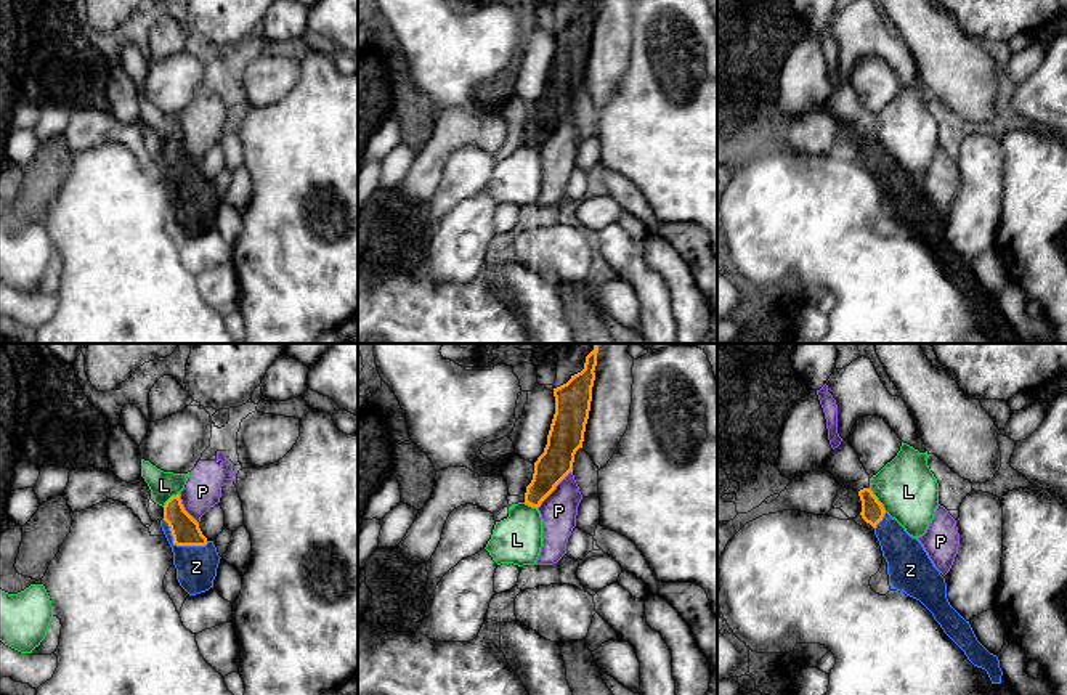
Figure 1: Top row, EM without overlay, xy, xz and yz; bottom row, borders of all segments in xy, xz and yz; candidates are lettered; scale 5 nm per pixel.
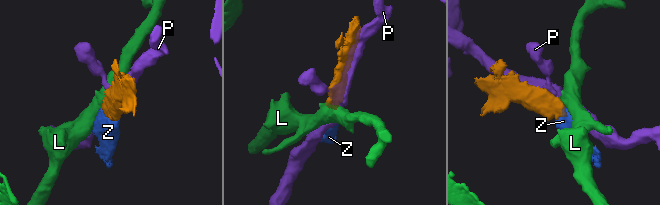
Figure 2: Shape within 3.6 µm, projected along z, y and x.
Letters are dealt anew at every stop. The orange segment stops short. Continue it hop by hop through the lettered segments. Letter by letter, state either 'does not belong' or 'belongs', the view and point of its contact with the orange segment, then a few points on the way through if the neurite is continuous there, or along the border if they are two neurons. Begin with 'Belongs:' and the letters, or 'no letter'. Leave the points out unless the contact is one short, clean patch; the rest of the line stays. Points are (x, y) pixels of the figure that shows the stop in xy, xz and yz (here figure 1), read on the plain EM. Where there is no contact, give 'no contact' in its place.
Belongs: Z
L: does not belong; meets orange in yz at (876, 140); border along yz (868, 129), (886, 151)
P: does not belong; meets orange in xz at (554, 129)
Z: belongs; meets orange in xy at (180, 185); runs through xy (185, 170), (180, 185), (196, 201), (196, 207)

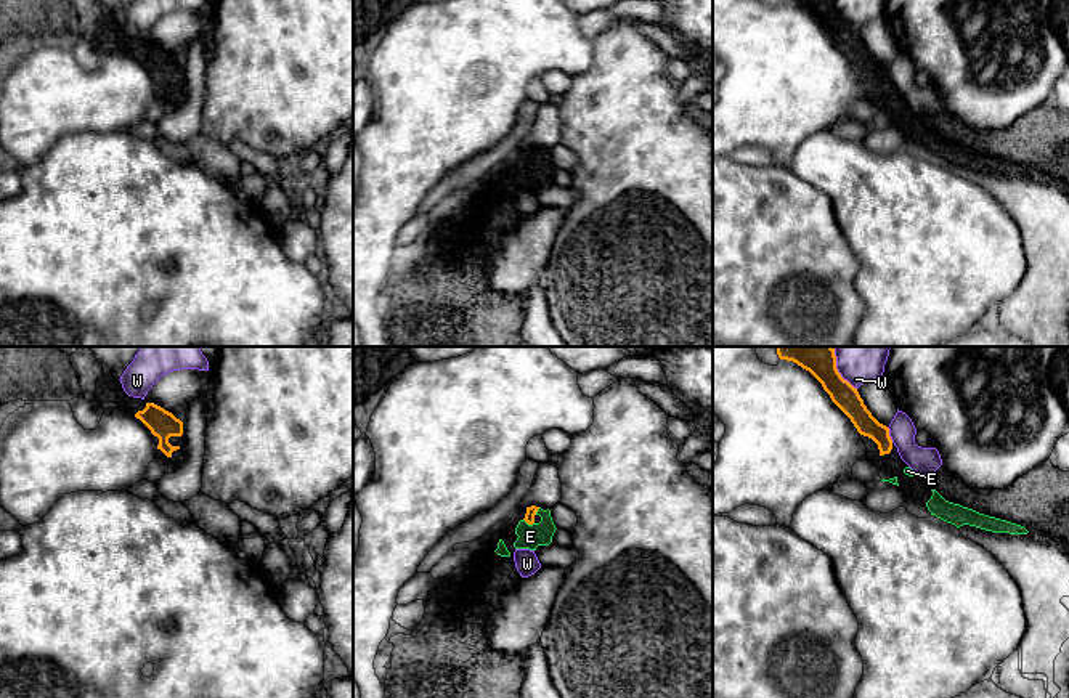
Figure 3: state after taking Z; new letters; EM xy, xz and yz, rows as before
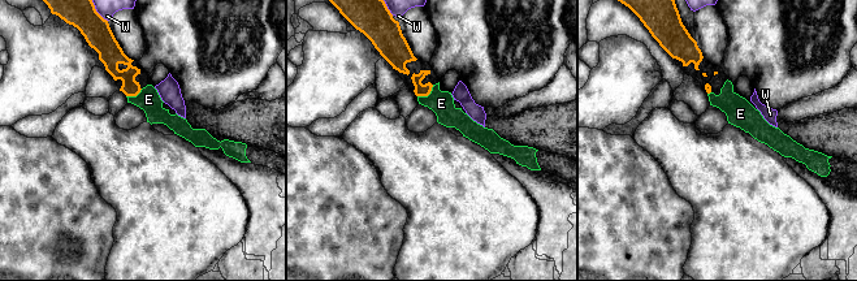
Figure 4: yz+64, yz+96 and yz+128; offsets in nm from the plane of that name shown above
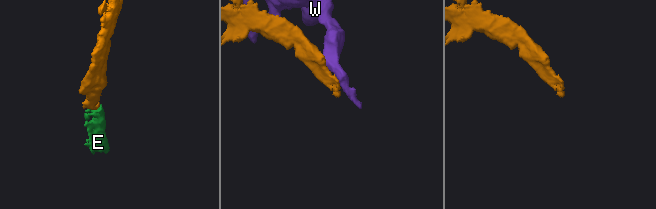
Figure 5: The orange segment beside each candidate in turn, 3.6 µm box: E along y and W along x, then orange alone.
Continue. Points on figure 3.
Belongs: E
E: belongs; meets orange in xz at (528, 164)
W: does not belong; meets orange in yz at (840, 16)

